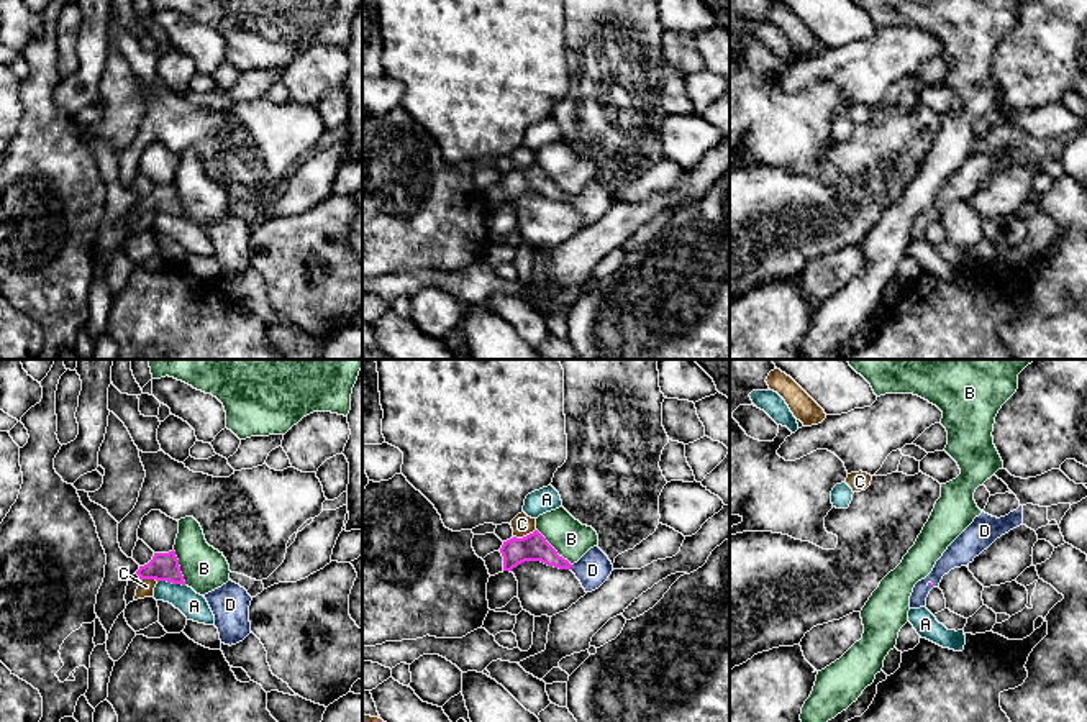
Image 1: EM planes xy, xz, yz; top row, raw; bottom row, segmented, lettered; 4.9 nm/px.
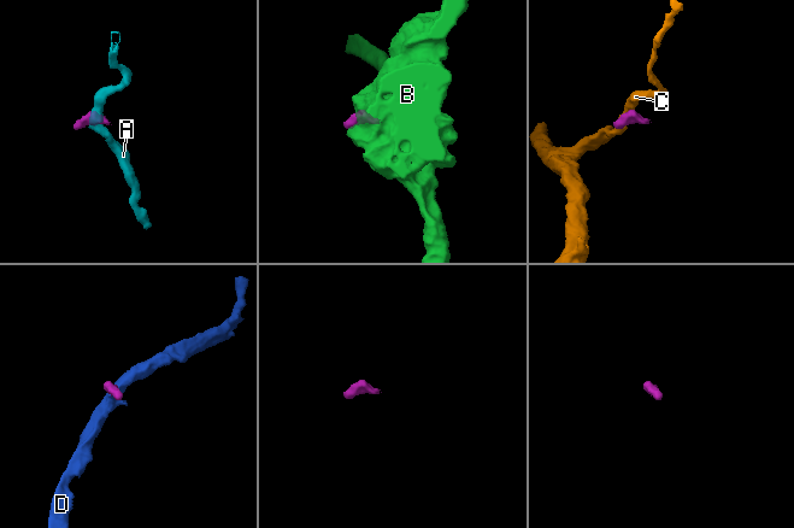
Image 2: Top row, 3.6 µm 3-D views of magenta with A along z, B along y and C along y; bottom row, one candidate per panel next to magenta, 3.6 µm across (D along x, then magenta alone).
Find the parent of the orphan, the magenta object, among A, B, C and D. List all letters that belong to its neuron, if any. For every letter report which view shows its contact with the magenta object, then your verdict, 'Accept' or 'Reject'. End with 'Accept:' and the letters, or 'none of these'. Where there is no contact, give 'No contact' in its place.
A: Touches magenta in xy. Reject
B: Touches magenta in xz. Reject
C: Touches magenta in xz. Reject
D: Touches magenta in xz. Accept
Accept: D

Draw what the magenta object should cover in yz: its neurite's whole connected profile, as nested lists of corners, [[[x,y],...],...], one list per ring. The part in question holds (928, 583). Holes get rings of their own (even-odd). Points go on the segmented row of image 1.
[[[1023,505],[1005,517],[992,517],[982,512],[974,522],[948,546],[936,561],[933,571],[918,581],[910,596],[910,609],[926,607],[926,597],[938,587],[943,576],[954,568],[969,566],[976,556],[987,550],[997,538],[1023,523]]]

